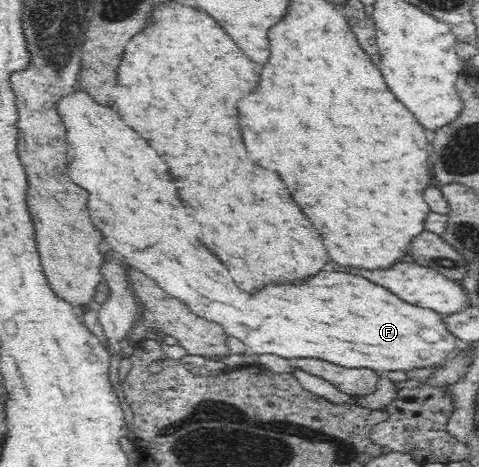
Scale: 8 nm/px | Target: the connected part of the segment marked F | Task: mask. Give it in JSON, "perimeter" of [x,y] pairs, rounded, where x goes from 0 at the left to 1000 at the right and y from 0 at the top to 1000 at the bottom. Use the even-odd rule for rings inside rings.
{"perimeter":[[[150,195],[146,203],[134,203],[121,216],[117,238],[125,251],[134,251],[129,263],[138,272],[142,375],[159,396],[188,413],[188,469],[213,495],[213,503],[225,507],[221,516],[234,535],[246,537],[267,572],[305,587],[334,619],[376,638],[418,679],[459,694],[476,719],[501,726],[526,756],[568,756],[597,769],[656,764],[706,777],[714,786],[768,786],[804,801],[812,794],[850,799],[868,788],[927,777],[962,737],[912,664],[856,653],[810,619],[731,585],[668,580],[630,610],[585,606],[547,610],[539,627],[497,623],[493,606],[472,585],[472,572],[451,555],[434,555],[434,533],[413,512],[405,512],[397,499],[388,499],[388,507],[372,507],[363,499],[363,460],[388,456],[388,443],[372,426],[355,370],[347,370],[347,349],[326,332],[305,298],[263,272],[238,233],[200,221],[180,195]]]}

